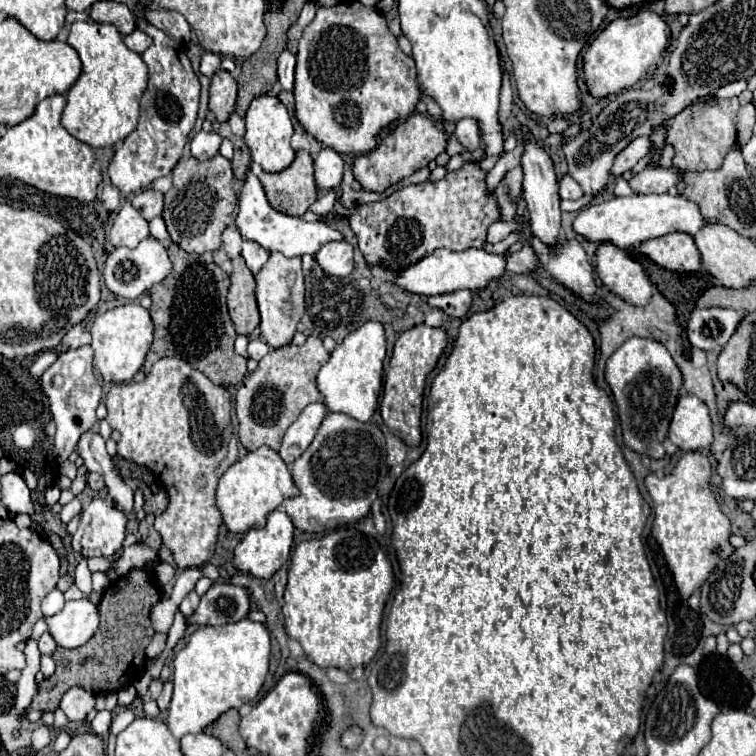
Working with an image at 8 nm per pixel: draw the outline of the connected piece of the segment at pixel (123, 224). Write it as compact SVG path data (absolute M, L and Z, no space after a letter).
M126 201L114 219L114 225L110 229L110 243L114 247L130 247L134 249L142 239L146 239L148 233L148 221Z

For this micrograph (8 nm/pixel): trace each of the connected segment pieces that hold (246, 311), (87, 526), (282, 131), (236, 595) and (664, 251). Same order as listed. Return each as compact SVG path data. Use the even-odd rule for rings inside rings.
M242 257L232 259L234 271L230 273L230 291L228 291L228 311L238 335L250 335L260 325L260 315L254 297L254 275L246 267Z
M94 499L88 511L80 515L78 531L72 543L78 545L82 557L112 557L122 549L128 517L106 499Z
M270 95L256 97L256 101L252 101L252 105L248 107L244 121L246 121L244 141L252 153L252 161L258 163L266 173L280 173L280 171L288 169L290 163L294 161L296 153L290 147L292 121L290 121L286 107L276 97L270 97Z
M214 583L202 597L188 623L226 625L248 617L250 597L244 587L232 583Z
M670 233L664 237L648 239L640 245L640 251L668 271L688 273L700 269L700 253L692 235L688 233Z

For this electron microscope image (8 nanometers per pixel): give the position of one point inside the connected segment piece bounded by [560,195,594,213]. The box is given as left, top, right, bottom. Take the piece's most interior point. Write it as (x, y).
(565, 206)

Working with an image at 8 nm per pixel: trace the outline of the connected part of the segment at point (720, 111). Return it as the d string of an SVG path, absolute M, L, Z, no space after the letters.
M710 97L700 99L696 105L684 109L668 123L666 141L674 145L674 167L682 171L706 171L718 169L726 157L726 153L736 145L736 117L740 103L736 97L720 99L716 105L708 105Z

